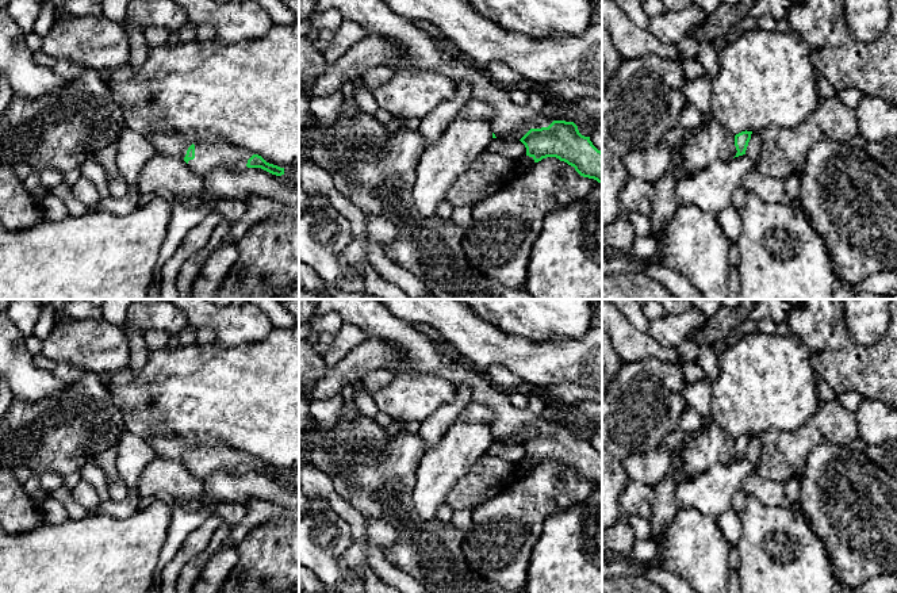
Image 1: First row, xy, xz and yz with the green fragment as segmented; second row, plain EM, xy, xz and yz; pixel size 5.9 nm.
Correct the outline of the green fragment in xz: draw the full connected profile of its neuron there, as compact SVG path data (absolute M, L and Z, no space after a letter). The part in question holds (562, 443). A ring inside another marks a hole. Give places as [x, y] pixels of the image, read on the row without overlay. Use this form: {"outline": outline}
{"outline": "M315 299L317 317L337 314L344 324L356 325L369 338L386 341L402 351L392 364L395 374L411 376L434 375L452 382L456 387L465 383L471 390L471 402L490 409L494 414L492 441L503 440L513 433L526 431L529 435L520 443L526 459L534 466L556 460L575 474L602 487L602 455L590 440L579 436L574 425L549 424L529 409L518 409L510 402L510 393L484 380L467 363L451 361L434 341L413 324L392 315L379 299Z"}

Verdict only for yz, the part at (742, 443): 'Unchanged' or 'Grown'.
Grown

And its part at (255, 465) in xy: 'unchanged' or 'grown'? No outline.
grown

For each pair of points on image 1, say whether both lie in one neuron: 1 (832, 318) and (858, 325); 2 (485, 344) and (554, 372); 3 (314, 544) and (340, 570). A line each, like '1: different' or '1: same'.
1: different
2: same
3: same

